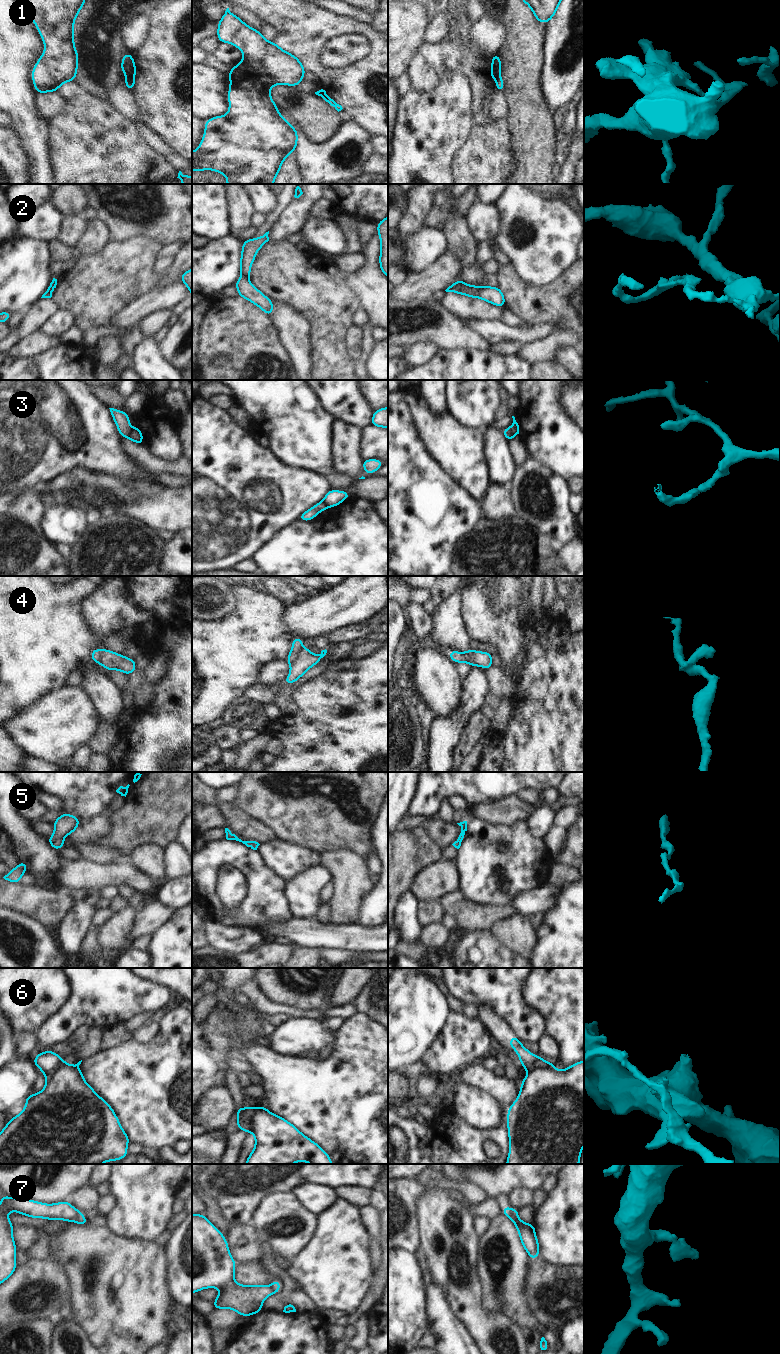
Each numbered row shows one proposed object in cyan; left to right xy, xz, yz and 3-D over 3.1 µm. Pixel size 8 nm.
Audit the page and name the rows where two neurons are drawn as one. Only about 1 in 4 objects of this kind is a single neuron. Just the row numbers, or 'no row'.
1, 2, 3, 4, 6, 7

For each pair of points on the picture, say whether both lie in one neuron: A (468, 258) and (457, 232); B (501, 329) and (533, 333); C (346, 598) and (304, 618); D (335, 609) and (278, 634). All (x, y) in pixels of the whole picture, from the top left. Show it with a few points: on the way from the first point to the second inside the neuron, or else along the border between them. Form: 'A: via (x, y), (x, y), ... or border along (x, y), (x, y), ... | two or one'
A: via (467, 252), (459, 238) | one
B: via (509, 333), (525, 333) | one
C: via (336, 607), (314, 616) | one
D: border along (287, 605), (286, 622), (295, 637) | two

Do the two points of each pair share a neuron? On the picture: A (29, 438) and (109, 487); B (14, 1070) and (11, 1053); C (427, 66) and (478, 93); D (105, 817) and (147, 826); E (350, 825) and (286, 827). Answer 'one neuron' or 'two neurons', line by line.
A: two neurons
B: two neurons
C: one neuron
D: two neurons
E: one neuron

